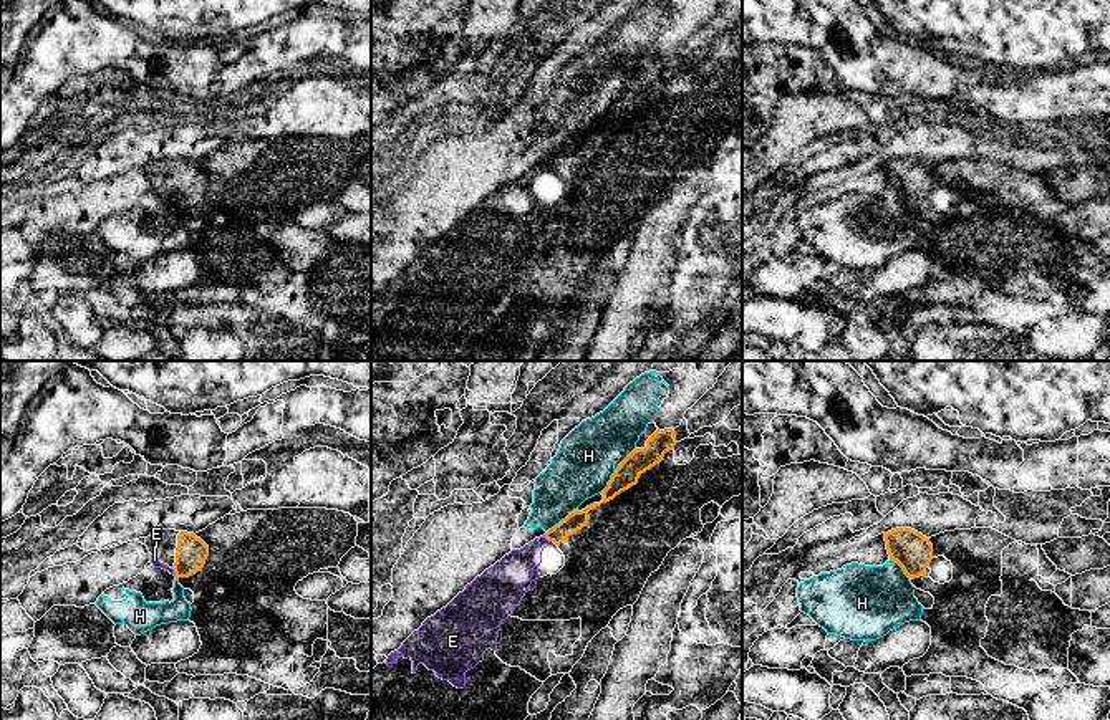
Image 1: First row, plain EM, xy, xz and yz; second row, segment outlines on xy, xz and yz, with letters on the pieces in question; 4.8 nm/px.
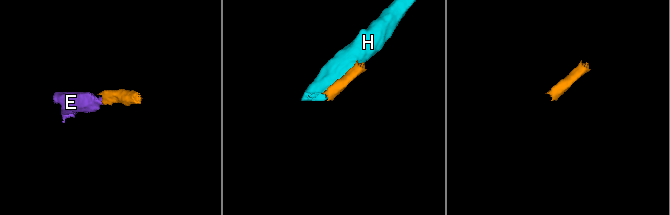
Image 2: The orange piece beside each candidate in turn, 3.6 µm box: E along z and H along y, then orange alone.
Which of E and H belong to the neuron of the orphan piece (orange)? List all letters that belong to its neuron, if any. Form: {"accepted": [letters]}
{"accepted": ["E"]}

